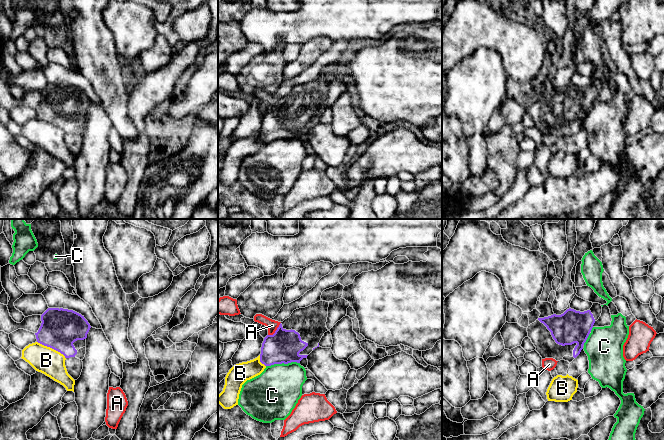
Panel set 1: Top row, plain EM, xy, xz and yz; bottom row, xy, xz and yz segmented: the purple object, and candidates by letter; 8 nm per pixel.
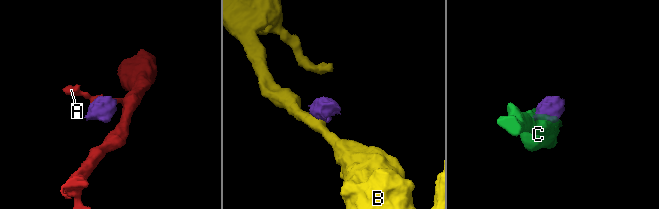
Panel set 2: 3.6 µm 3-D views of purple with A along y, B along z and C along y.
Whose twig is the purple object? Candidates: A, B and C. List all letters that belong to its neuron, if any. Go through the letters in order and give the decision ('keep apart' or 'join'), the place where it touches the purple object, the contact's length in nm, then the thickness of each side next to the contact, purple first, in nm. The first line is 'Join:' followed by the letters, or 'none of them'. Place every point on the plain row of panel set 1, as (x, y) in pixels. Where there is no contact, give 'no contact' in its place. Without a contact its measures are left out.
Join: none of them
A: keep apart; contact xz (276, 106); length 150 nm; calibres 260 and 90 nm
B: keep apart; contact xy (52, 124); length 280 nm; calibres 320 and 220 nm
C: keep apart; contact xz (282, 138); length 280 nm; calibres 260 and 380 nm

